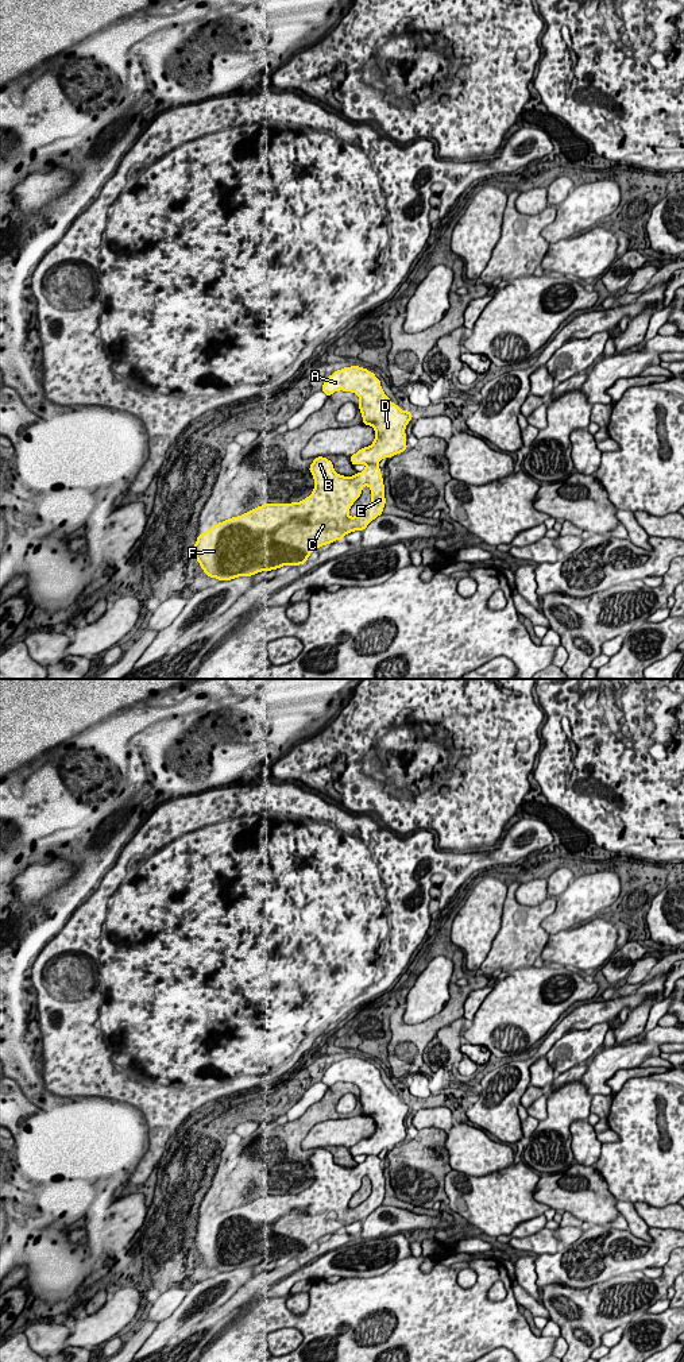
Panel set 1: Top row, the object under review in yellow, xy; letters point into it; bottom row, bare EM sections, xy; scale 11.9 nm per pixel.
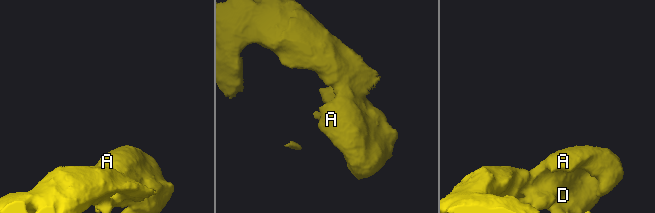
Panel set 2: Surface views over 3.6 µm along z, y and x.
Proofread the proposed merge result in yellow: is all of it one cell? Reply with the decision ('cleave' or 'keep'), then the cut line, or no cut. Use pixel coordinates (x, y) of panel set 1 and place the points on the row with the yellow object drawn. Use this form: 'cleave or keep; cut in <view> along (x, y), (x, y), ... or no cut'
keep; no cut

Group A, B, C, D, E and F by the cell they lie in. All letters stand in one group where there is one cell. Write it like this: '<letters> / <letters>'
A B C D E F

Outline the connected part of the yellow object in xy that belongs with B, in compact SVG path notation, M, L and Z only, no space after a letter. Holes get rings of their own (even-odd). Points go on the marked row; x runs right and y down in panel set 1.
M359 366L344 367L326 378L321 391L328 397L335 391L352 391L359 396L359 409L363 424L375 429L375 440L370 447L360 448L349 459L353 466L364 463L367 467L352 476L344 476L333 470L326 458L314 458L309 471L314 479L313 493L300 502L264 503L237 517L213 525L208 532L198 535L194 544L196 560L206 576L219 580L231 580L239 576L251 576L260 571L278 570L306 563L310 553L321 545L343 540L344 535L363 530L382 514L386 498L384 485L378 463L383 458L393 458L407 450L405 428L413 413L401 410L384 394L379 378ZM364 486L371 489L371 503L358 516L349 517L348 512L362 495Z

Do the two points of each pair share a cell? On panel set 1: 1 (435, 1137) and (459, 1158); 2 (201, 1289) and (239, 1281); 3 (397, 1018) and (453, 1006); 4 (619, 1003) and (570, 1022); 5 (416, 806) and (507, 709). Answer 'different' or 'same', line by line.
1: different
2: same
3: same
4: same
5: same

